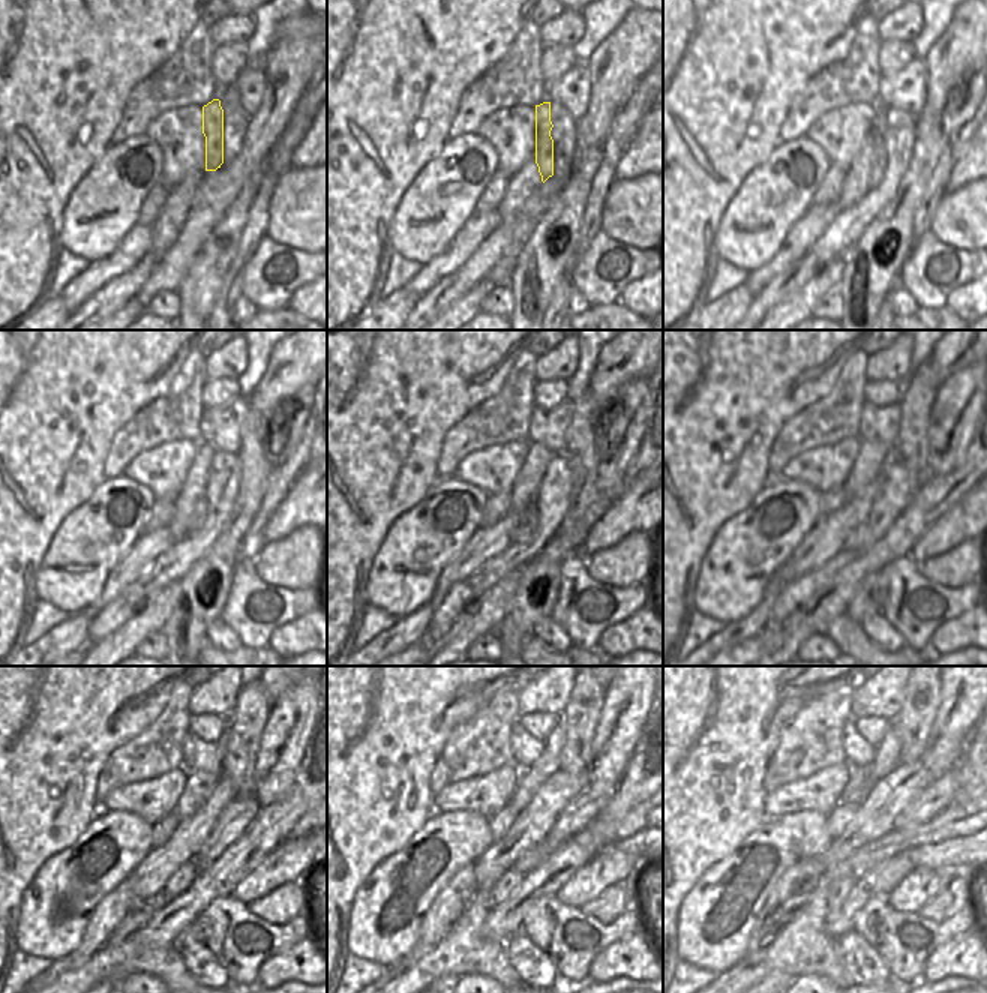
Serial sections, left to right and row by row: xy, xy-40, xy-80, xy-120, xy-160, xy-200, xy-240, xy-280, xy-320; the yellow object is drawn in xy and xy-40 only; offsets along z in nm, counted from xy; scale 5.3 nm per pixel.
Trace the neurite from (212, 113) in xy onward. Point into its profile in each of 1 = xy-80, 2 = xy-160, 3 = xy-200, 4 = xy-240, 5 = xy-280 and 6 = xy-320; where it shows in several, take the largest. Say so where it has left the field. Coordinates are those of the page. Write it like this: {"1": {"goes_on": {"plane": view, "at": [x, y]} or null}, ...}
{"1": {"goes_on": {"plane": "xy-80", "at": [879, 123]}}, "2": {"goes_on": {"plane": "xy-160", "at": [525, 531]}}, "3": {"goes_on": {"plane": "xy-200", "at": [857, 539]}}, "4": {"goes_on": {"plane": "xy-240", "at": [180, 881]}}, "5": {"goes_on": {"plane": "xy-280", "at": [504, 887]}}, "6": {"goes_on": {"plane": "xy-320", "at": [837, 893]}}}

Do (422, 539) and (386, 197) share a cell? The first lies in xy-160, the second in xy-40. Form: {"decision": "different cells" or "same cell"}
{"decision": "different cells"}

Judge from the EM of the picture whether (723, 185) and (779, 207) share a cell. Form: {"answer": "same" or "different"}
{"answer": "different"}

